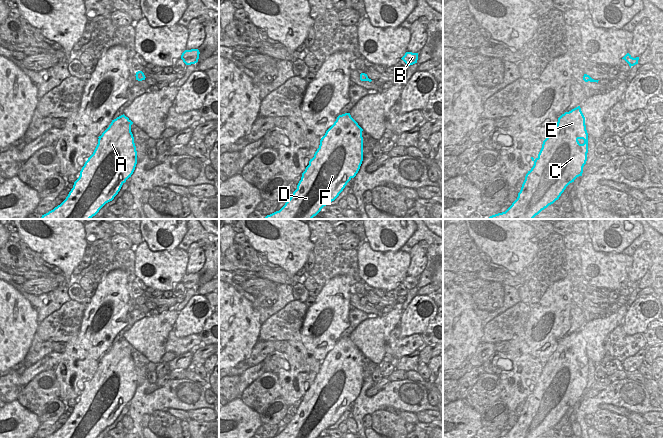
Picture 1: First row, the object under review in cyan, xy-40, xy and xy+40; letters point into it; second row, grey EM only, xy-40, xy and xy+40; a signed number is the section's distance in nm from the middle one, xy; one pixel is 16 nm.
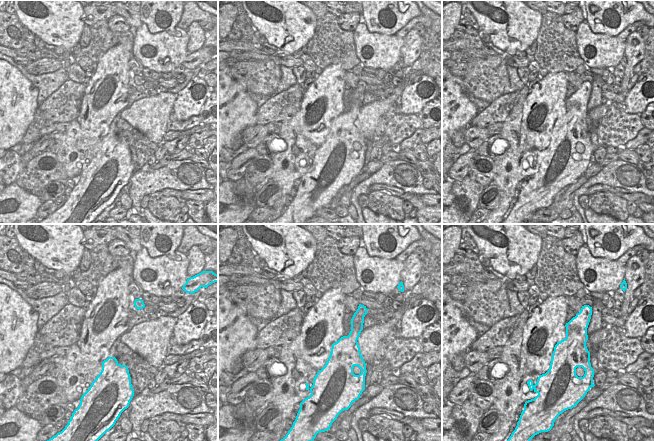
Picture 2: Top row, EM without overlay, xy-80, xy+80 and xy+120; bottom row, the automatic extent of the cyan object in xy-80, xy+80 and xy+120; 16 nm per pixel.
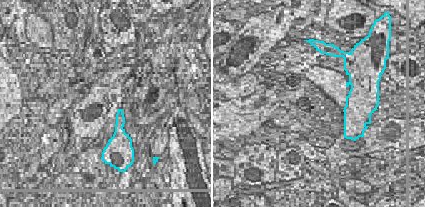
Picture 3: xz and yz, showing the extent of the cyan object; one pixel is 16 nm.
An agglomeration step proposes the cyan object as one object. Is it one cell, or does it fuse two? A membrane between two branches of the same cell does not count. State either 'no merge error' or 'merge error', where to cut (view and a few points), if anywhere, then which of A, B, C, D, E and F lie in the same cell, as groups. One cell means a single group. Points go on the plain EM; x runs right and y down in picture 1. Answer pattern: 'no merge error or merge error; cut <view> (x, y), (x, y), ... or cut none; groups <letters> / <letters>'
no merge error; cut none; groups A B C D E F

